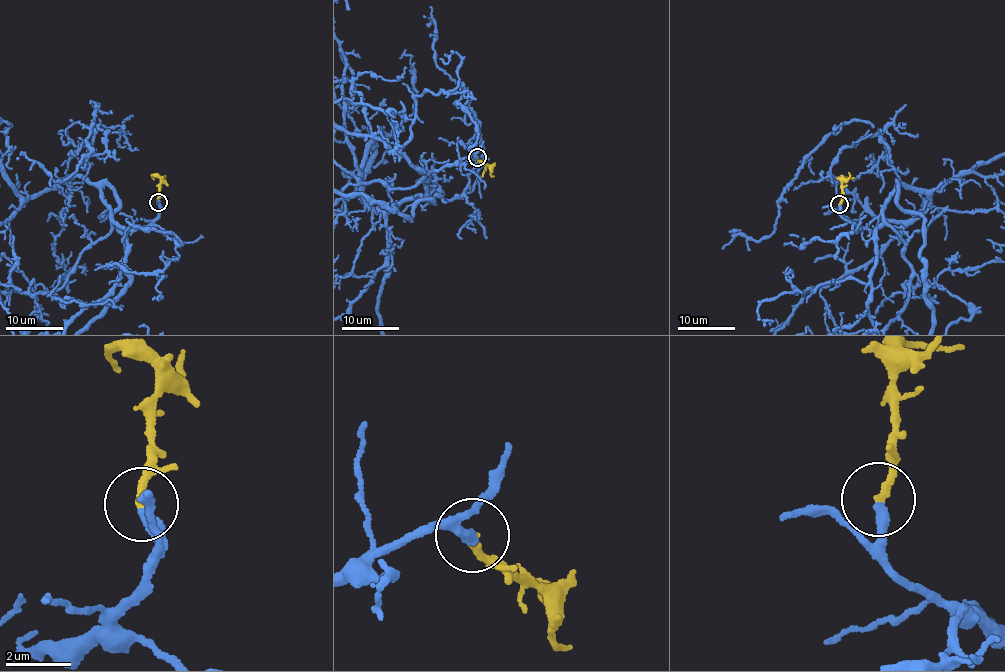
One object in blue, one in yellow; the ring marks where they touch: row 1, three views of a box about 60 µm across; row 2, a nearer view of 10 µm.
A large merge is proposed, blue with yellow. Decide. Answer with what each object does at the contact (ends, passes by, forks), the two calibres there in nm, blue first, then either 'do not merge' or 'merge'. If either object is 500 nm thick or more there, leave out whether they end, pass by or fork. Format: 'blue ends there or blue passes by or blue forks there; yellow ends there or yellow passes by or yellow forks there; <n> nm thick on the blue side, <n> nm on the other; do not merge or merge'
blue ends there; yellow ends there; 360 nm thick on the blue side, 240 nm on the other; merge

